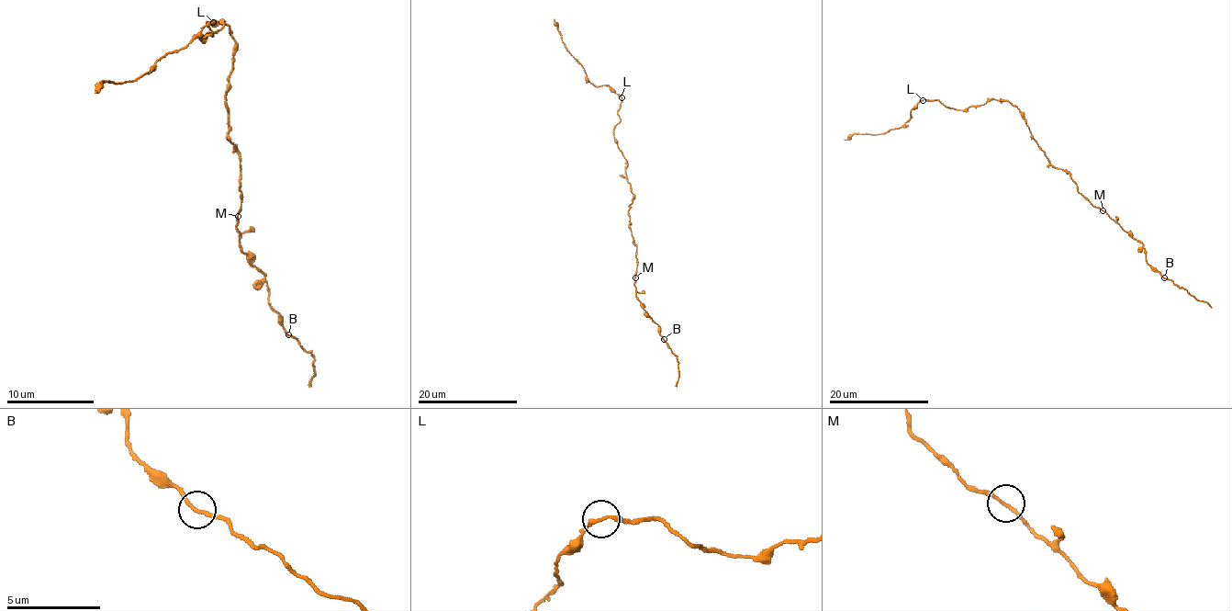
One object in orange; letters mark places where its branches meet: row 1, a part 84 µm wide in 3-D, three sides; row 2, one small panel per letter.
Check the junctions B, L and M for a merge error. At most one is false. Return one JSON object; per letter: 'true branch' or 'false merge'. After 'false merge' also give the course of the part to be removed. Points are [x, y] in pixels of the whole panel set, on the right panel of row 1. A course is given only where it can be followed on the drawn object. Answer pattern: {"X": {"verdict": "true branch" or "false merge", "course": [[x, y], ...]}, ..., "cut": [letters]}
{"B": {"verdict": "true branch"}, "L": {"verdict": "true branch"}, "M": {"verdict": "true branch"}, "cut": []}

